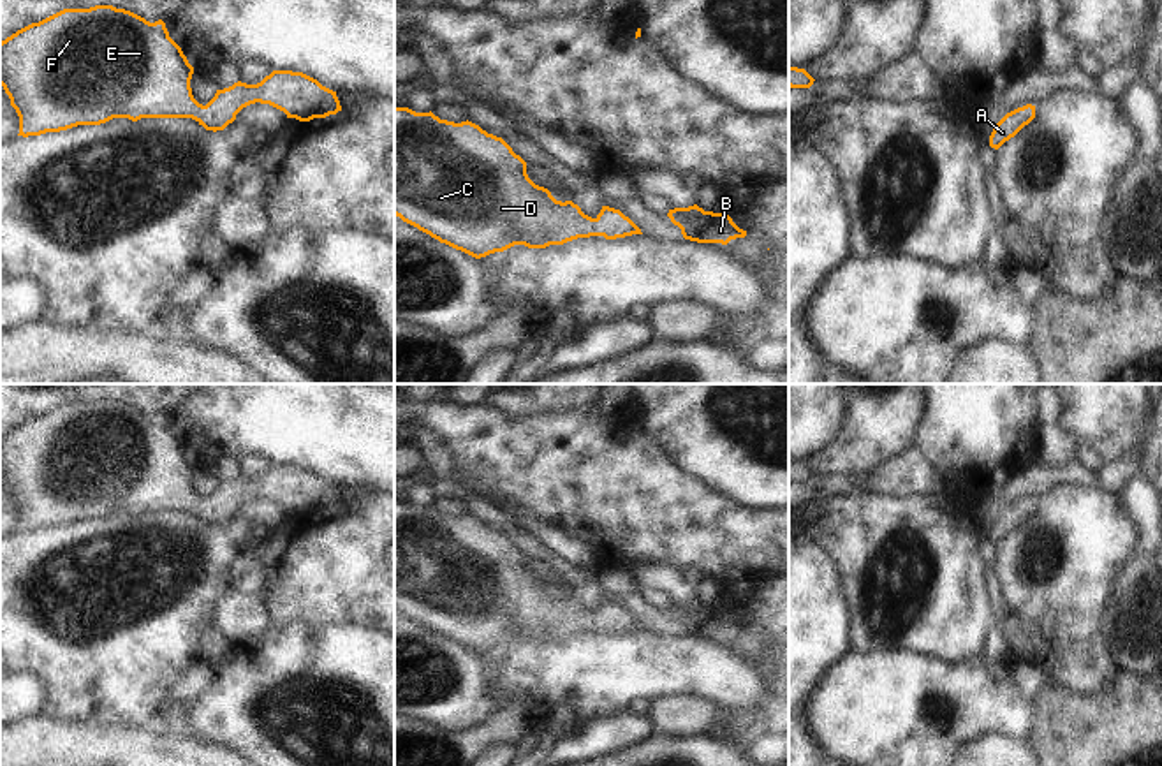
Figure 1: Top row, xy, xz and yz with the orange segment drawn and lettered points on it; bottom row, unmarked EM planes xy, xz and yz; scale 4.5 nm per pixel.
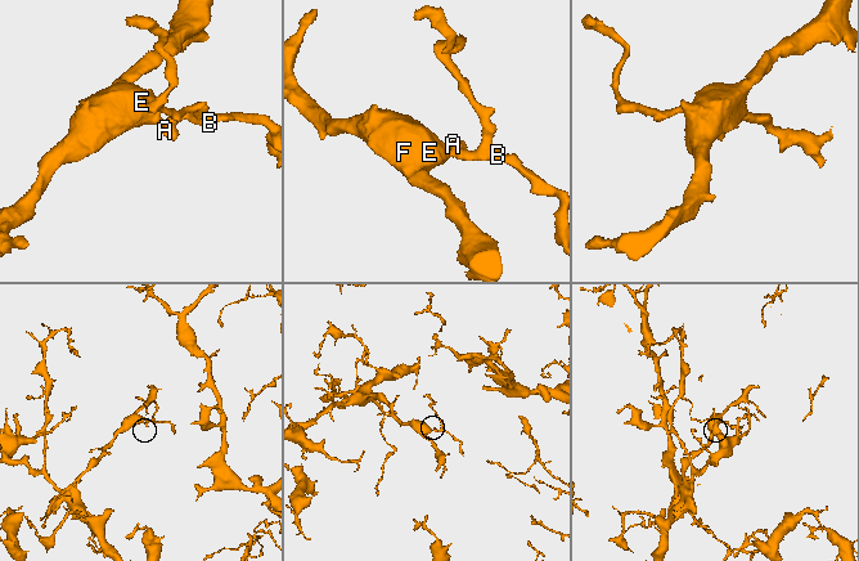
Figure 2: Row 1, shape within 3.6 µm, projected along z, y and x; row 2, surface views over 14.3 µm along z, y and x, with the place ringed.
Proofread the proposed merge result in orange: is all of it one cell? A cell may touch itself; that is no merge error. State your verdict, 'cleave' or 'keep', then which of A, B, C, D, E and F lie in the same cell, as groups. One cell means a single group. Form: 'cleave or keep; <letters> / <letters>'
keep; A B C D E F

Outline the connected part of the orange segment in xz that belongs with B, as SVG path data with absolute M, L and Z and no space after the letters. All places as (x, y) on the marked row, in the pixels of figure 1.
M697 204L669 210L667 217L681 229L685 239L697 243L727 245L746 236L746 231L739 229L725 211L704 211Z

